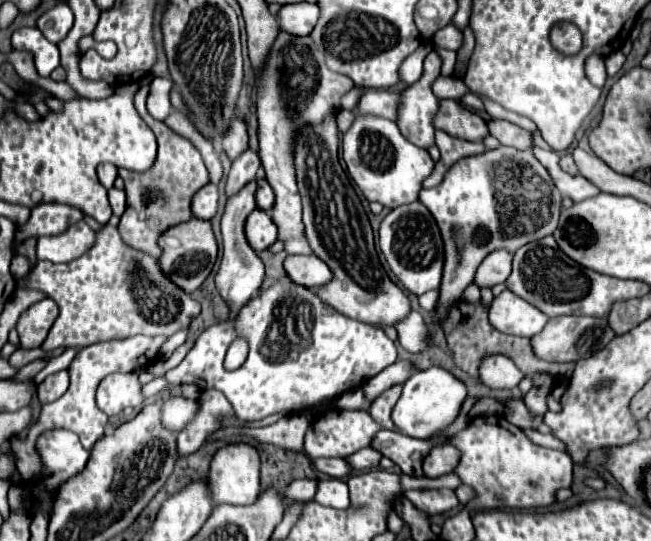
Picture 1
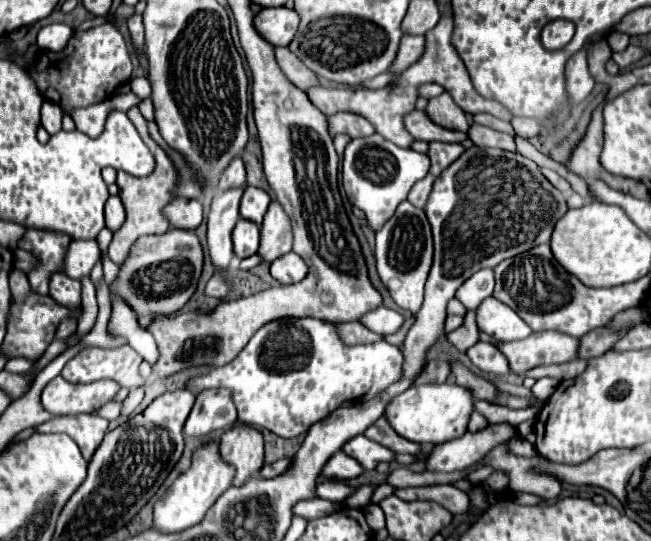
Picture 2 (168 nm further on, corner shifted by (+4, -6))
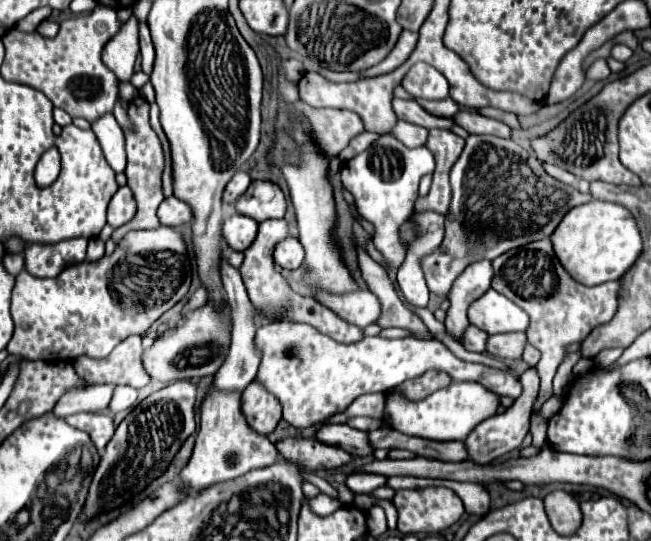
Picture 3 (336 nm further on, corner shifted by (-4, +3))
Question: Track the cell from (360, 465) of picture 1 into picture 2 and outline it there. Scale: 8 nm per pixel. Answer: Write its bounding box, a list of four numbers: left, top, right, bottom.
[322,450,362,480]

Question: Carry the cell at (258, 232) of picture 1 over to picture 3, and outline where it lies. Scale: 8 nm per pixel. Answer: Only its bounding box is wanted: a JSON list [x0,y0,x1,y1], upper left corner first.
[222,213,258,251]

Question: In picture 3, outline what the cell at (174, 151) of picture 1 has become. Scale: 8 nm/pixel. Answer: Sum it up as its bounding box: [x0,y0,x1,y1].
[112,97,164,245]

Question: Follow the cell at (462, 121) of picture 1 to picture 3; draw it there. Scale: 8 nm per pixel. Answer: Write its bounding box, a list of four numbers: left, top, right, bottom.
[394,99,454,129]

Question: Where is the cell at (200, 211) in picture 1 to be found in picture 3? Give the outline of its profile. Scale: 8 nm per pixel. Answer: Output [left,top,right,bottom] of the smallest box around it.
[158,195,194,227]

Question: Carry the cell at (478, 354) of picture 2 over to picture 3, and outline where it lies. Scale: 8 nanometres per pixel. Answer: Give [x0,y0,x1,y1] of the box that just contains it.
[462,325,488,353]

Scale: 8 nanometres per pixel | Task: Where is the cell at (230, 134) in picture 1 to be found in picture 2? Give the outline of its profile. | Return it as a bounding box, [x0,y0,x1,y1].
[218,158,246,192]

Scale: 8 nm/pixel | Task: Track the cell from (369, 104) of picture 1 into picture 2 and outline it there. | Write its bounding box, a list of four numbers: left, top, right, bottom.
[328,112,374,138]

